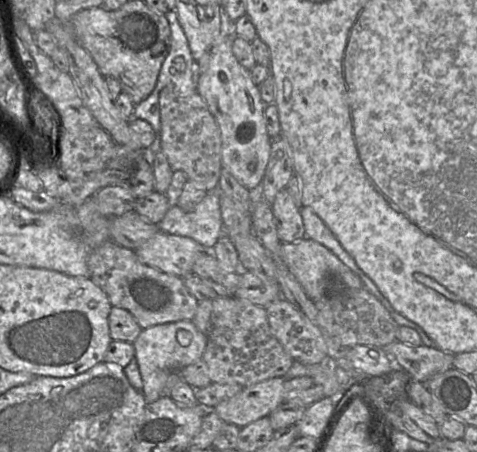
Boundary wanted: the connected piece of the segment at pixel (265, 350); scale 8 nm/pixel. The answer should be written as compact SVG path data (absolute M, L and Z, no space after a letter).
M235 297L212 299L211 328L207 334L207 345L201 361L208 367L211 383L237 384L244 388L271 378L285 377L294 363L272 334L266 308Z

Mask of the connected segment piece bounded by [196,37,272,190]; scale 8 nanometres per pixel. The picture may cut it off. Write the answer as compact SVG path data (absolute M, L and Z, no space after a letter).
M224 37L224 40L212 47L209 52L209 62L197 79L196 91L207 104L220 132L221 163L242 186L256 189L264 176L271 151L271 137L266 128L264 109L266 103L262 100L258 86L252 81L249 70L242 67L235 58L231 44L235 37Z

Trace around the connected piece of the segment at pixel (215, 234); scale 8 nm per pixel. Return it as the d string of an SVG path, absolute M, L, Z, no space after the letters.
M219 187L207 192L205 198L191 212L183 211L172 202L157 226L160 231L191 238L205 249L212 249L224 234Z

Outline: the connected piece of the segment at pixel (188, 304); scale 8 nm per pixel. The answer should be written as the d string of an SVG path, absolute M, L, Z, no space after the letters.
M108 240L88 256L89 278L101 288L113 307L130 312L142 329L159 324L192 321L199 304L183 283L183 278L161 272L143 264L135 250Z

